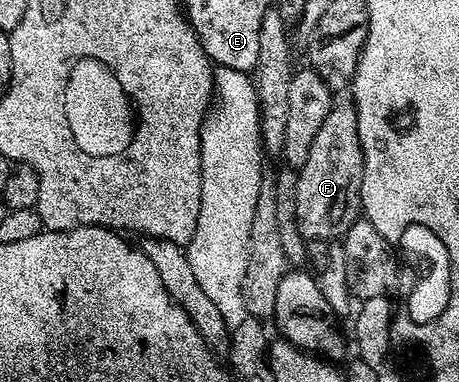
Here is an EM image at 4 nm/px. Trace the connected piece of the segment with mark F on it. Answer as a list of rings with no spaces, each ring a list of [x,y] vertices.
[[[336,103],[328,111],[308,159],[297,170],[296,217],[299,231],[310,241],[329,242],[345,235],[362,213],[362,167],[365,165],[358,134],[358,112],[353,104]]]

